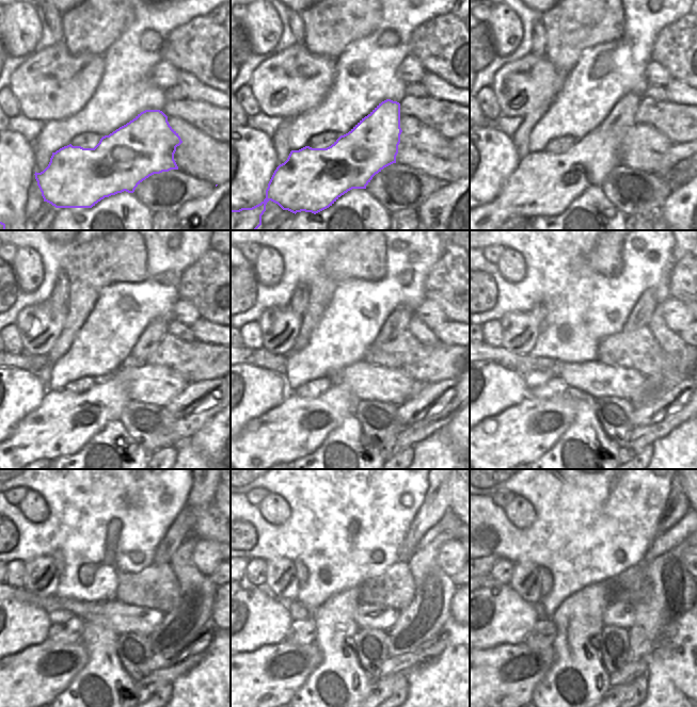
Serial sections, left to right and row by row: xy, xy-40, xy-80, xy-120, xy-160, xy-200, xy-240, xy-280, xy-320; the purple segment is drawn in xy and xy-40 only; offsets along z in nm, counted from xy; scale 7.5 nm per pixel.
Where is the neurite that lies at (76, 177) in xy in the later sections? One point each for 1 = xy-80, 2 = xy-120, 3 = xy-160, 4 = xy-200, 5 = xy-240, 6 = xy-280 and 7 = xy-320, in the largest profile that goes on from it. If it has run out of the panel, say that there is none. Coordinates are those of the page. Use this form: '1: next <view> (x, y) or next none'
1: next xy-80 (543, 185)
2: next xy-120 (64, 422)
3: next xy-160 (296, 428)
4: next xy-200 (521, 434)
5: next xy-240 (14, 686)
6: next xy-280 (252, 684)
7: next xy-320 (491, 685)

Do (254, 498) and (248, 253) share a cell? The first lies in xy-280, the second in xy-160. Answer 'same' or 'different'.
same

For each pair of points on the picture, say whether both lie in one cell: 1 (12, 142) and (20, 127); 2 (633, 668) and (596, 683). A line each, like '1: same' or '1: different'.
1: different
2: different

